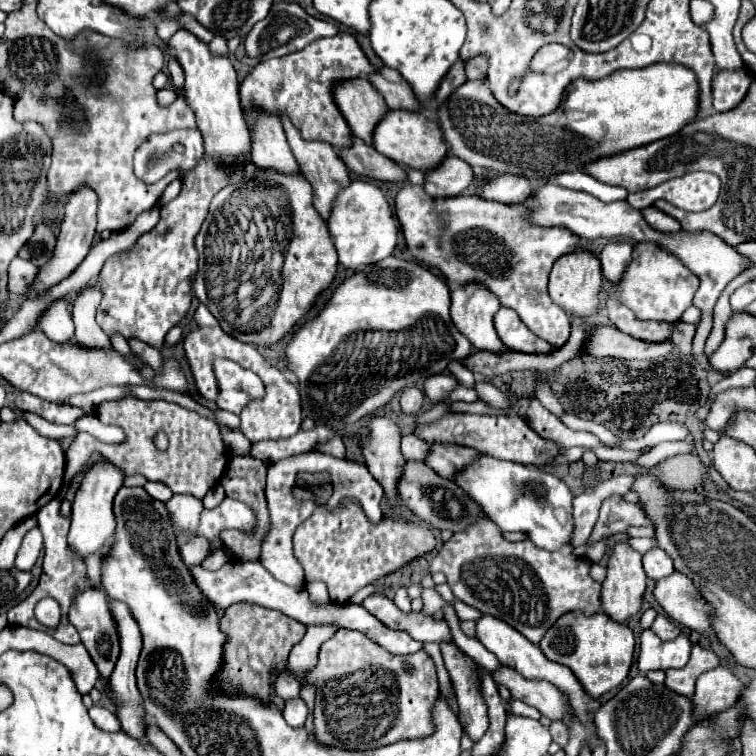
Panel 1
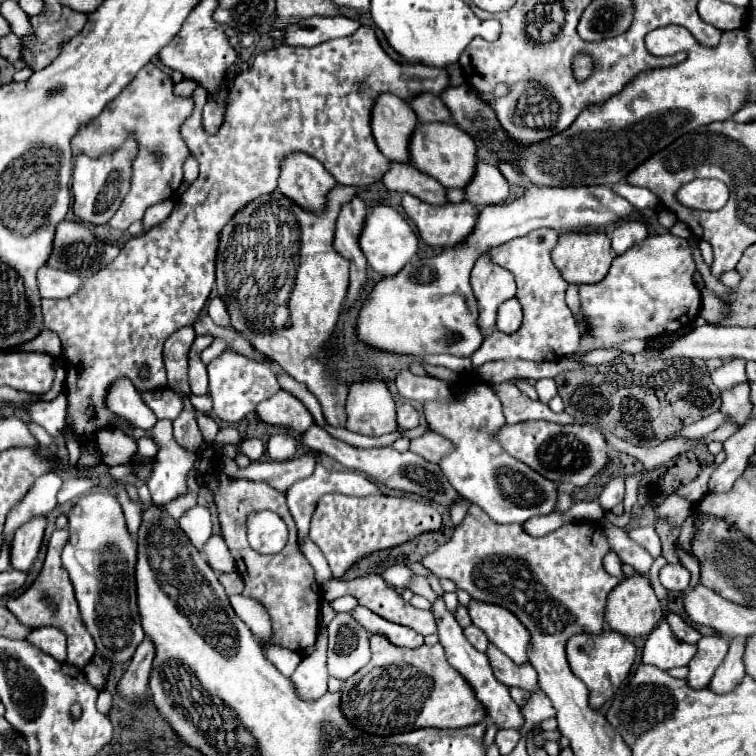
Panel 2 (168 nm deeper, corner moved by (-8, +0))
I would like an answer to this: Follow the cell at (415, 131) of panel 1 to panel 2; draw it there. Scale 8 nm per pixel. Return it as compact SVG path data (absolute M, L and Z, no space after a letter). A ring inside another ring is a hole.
M419 123L409 139L409 159L419 171L437 179L443 187L455 189L463 189L471 181L477 163L473 139L453 123Z

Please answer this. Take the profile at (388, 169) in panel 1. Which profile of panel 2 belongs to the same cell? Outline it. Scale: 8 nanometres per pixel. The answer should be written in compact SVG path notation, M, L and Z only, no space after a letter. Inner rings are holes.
M389 163L389 171L383 175L383 185L391 191L411 193L433 205L447 203L445 187L439 185L433 177L421 173L411 163Z

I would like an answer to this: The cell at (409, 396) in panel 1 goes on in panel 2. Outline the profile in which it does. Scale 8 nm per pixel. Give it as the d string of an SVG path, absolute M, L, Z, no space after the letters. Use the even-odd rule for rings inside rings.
M403 403L397 407L397 423L401 429L413 429L419 425L419 411L409 405L409 403Z

